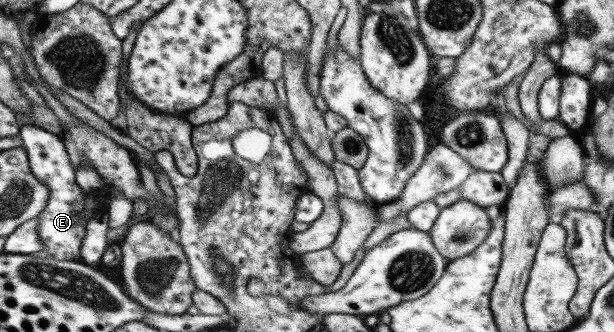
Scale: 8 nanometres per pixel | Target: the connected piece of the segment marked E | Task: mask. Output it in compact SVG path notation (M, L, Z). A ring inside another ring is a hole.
M21 125L17 135L26 150L31 172L49 191L46 207L36 217L39 219L37 232L43 243L41 250L48 251L48 255L57 260L78 261L81 239L85 235L83 203L88 194L75 182L75 171L70 165L64 144L60 136L32 125Z

